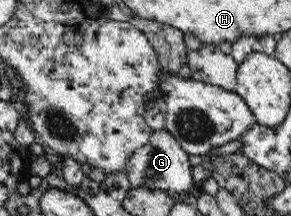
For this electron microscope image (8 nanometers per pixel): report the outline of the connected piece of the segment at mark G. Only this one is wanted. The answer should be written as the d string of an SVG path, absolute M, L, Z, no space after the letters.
M165 129L153 130L147 143L134 152L128 160L126 168L132 188L147 188L154 191L163 191L175 197L181 193L191 193L199 186L193 181L193 169L189 162L189 154L181 148L181 144Z

